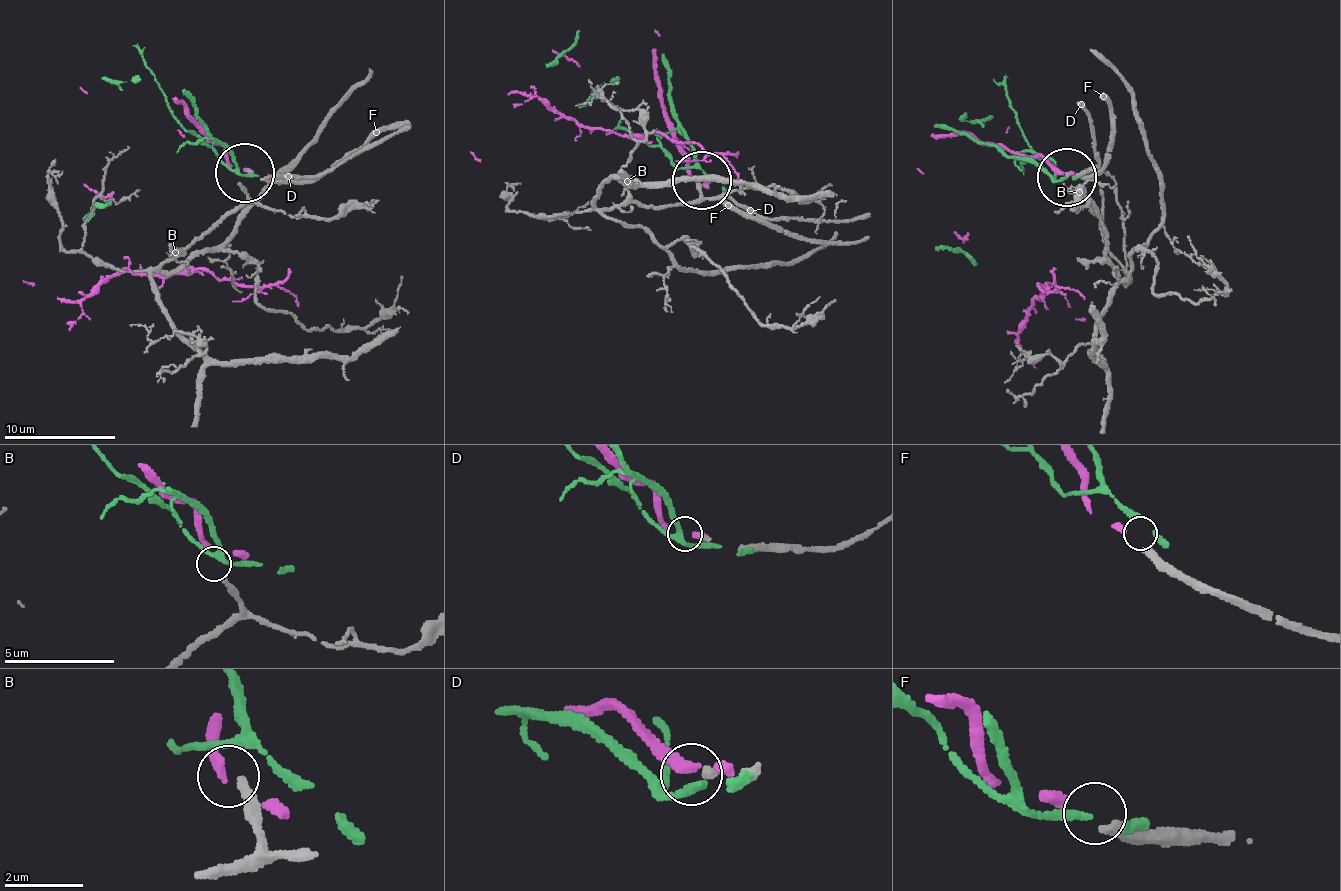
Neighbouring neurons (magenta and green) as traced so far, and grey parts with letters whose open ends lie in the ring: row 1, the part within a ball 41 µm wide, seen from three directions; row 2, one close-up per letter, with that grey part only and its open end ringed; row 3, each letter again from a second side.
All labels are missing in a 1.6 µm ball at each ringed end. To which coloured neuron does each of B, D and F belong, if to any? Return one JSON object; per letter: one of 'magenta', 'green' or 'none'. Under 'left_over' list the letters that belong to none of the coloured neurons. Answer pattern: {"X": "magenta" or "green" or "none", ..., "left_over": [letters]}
{"B": "none", "D": "none", "F": "magenta", "left_over": ["B", "D"]}

